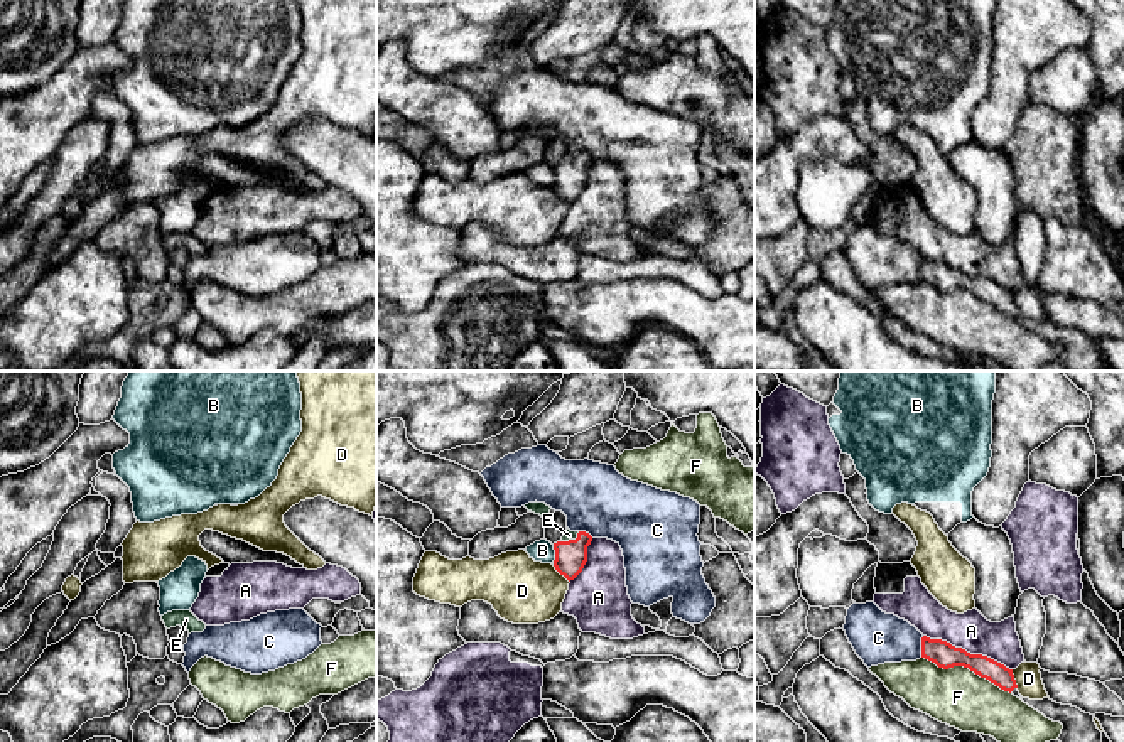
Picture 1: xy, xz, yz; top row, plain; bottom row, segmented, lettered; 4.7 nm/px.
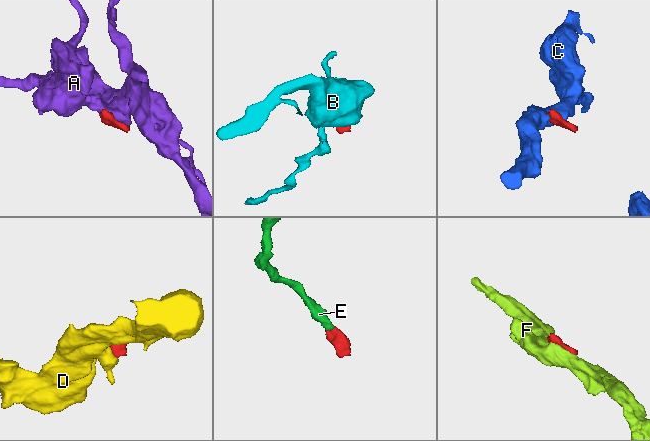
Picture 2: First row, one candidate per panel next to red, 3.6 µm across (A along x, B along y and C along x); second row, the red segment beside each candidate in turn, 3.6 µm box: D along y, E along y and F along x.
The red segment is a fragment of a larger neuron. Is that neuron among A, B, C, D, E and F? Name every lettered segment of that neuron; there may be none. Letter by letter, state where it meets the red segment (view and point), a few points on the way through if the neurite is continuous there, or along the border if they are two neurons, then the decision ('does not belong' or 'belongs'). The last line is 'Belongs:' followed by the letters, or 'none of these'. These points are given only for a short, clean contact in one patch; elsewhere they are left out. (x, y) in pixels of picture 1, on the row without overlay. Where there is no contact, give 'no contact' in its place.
A: contact yz (966, 274); does not belong
B: contact xz (556, 177); border xz (552, 167), (554, 186); does not belong
C: contact yz (922, 268); border yz (924, 258), (920, 279); does not belong
D: contact xz (561, 196); does not belong
E: contact xz (571, 162); way xz (571, 179), (571, 162), (569, 157); belongs
F: contact yz (966, 289); does not belong
Belongs: E

